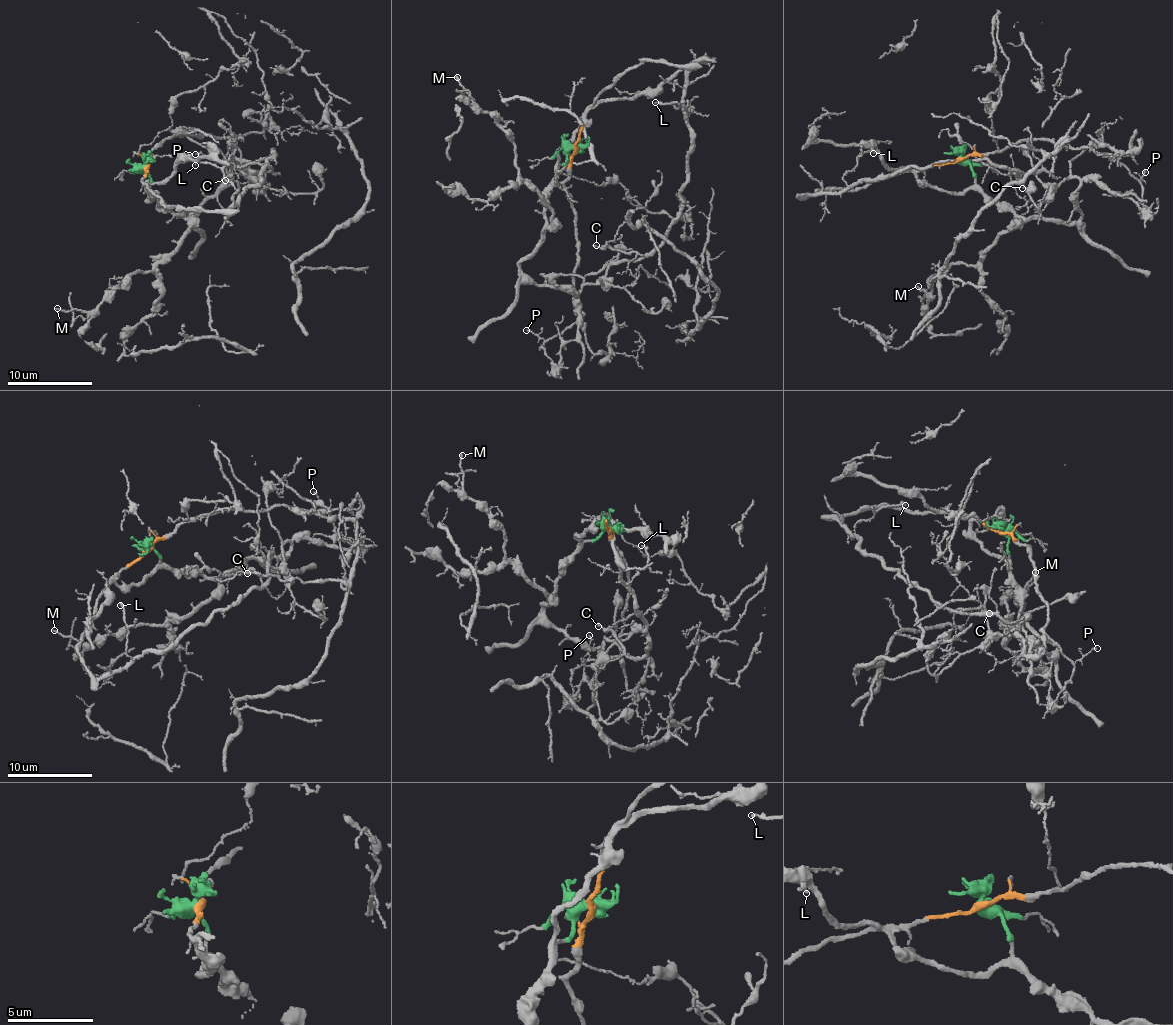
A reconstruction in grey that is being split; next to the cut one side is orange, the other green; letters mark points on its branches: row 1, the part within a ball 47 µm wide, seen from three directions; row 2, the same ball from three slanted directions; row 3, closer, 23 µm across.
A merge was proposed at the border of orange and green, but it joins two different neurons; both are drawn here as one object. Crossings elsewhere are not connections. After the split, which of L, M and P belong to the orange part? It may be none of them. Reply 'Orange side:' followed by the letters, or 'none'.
Orange side: L, P

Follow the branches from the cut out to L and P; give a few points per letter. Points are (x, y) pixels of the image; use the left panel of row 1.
L: (144, 168), (146, 172), (141, 181), (165, 205), (217, 210), (237, 205), (240, 195), (218, 167), (194, 165)
P: (144, 168), (153, 159), (150, 151), (167, 138), (232, 137), (222, 159), (194, 154)

